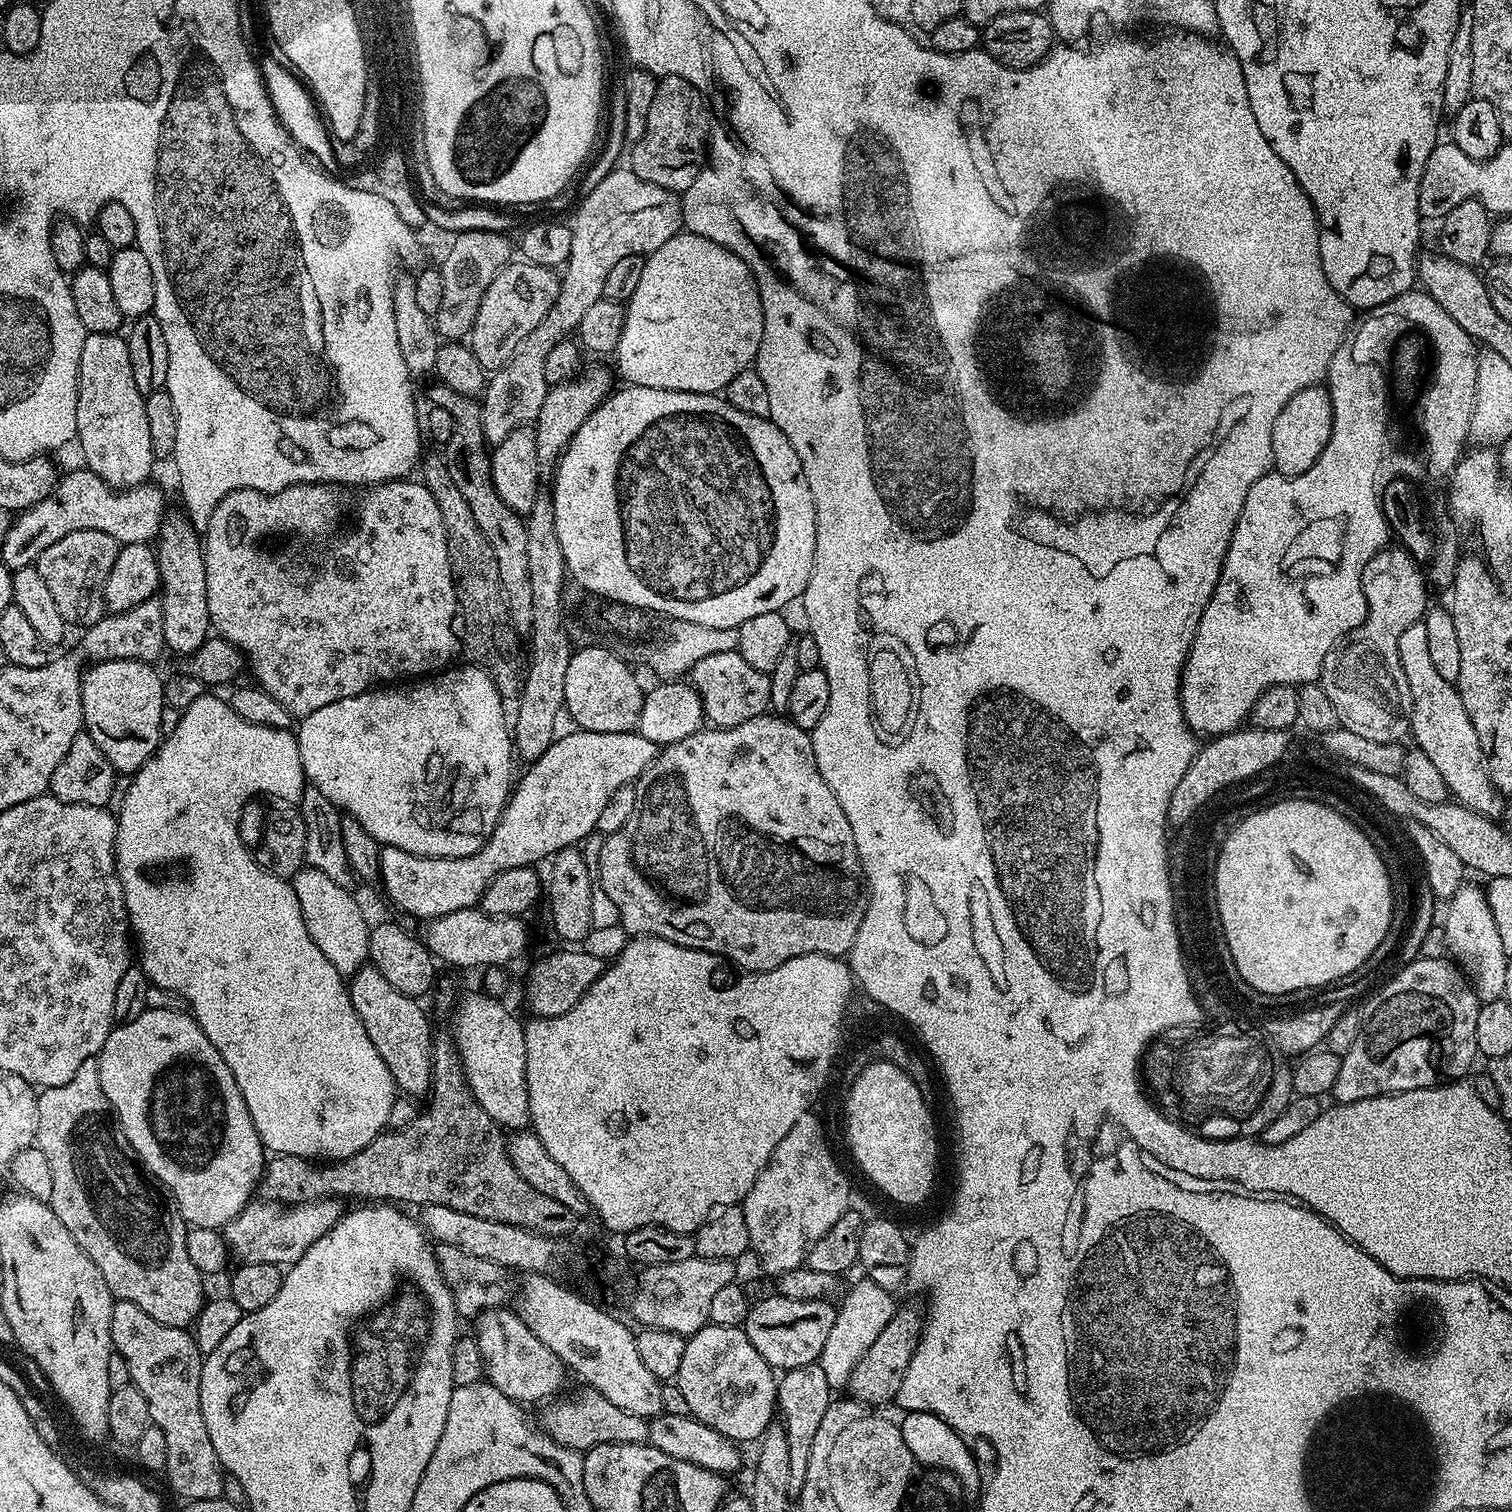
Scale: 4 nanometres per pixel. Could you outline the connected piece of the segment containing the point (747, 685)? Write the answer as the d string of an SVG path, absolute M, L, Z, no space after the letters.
M740 652L710 654L710 658L702 658L690 669L690 683L700 696L709 725L718 728L742 726L742 722L750 722L750 718L769 711L770 675L754 670L754 666L750 666Z

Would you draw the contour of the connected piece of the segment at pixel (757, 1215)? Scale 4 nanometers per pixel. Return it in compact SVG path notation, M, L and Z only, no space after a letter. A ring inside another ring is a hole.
M811 1111L802 1114L794 1126L790 1126L790 1134L778 1142L774 1154L766 1162L766 1166L758 1174L754 1186L746 1194L742 1202L746 1230L750 1230L748 1243L751 1255L760 1259L760 1264L769 1272L772 1278L786 1274L790 1270L801 1267L807 1261L808 1252L813 1244L817 1244L822 1237L849 1211L848 1180L842 1169L836 1165L832 1157L832 1148L824 1137L824 1128L820 1120Z

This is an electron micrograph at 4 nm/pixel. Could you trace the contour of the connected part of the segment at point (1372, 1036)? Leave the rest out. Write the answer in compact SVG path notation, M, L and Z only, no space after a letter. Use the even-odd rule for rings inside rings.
M1417 958L1403 965L1399 971L1401 972L1389 984L1381 986L1380 992L1373 991L1363 1001L1364 1008L1362 1007L1360 1012L1362 1030L1354 1046L1350 1046L1350 1050L1342 1057L1338 1079L1335 1080L1330 1093L1336 1104L1362 1102L1375 1096L1435 1088L1441 1082L1456 1082L1467 1077L1464 1075L1467 1074L1472 1059L1477 1059L1474 1029L1478 1027L1481 1002L1463 971L1455 963L1444 958Z

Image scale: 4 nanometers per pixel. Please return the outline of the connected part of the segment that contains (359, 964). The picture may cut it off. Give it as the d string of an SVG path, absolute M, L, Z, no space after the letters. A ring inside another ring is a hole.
M307 866L301 868L290 883L294 894L298 894L306 930L310 938L314 938L314 946L318 946L318 950L330 958L330 966L334 966L334 970L338 970L338 974L345 978L352 977L359 968L365 967L370 923L364 917L359 902L348 893L349 889L334 882L330 874L322 874L322 870Z

